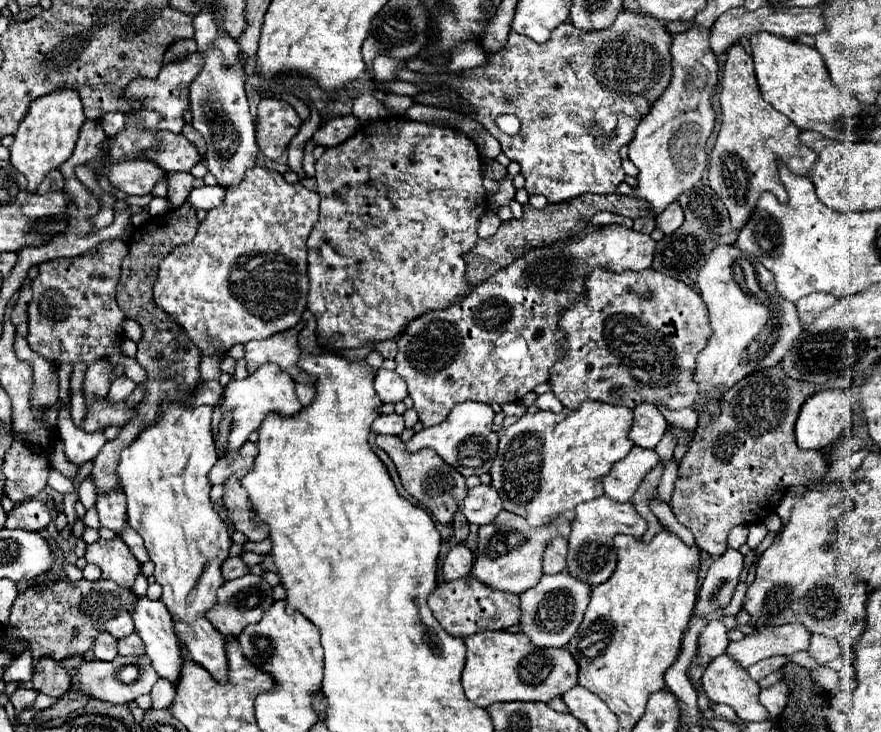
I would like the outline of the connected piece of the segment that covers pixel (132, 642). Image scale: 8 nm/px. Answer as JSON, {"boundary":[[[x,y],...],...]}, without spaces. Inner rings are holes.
{"boundary":[[[134,633],[134,635],[128,635],[118,641],[118,651],[120,651],[120,655],[144,655],[144,643]]]}

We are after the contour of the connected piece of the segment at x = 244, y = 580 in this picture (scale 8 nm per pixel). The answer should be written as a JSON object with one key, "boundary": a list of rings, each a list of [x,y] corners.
{"boundary":[[[244,575],[238,577],[234,581],[226,581],[224,587],[220,587],[218,591],[218,601],[216,607],[212,607],[212,611],[208,611],[208,617],[212,619],[212,625],[222,633],[222,635],[240,635],[248,625],[258,623],[262,619],[262,615],[272,607],[274,599],[272,599],[272,587],[260,577],[260,575]]]}

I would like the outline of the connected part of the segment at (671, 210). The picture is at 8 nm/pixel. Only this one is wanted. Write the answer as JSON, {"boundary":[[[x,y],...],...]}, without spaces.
{"boundary":[[[670,203],[658,217],[656,217],[656,229],[660,229],[664,235],[674,233],[684,223],[684,213],[678,203]]]}

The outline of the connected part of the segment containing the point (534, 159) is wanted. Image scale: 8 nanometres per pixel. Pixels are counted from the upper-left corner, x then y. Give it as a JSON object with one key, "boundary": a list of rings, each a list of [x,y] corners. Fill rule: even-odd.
{"boundary":[[[620,11],[616,21],[608,27],[608,29],[602,29],[602,31],[582,31],[578,27],[574,27],[570,21],[558,25],[550,39],[546,43],[536,43],[532,39],[528,39],[526,35],[520,35],[516,31],[510,31],[508,35],[508,43],[496,51],[496,53],[488,53],[486,55],[486,63],[480,65],[480,67],[474,67],[474,69],[464,69],[464,71],[458,71],[456,75],[446,75],[446,73],[432,73],[428,75],[428,83],[432,85],[440,85],[440,87],[450,87],[452,91],[456,91],[468,105],[468,109],[462,109],[462,113],[474,113],[474,121],[478,121],[490,135],[494,135],[498,141],[500,141],[500,147],[504,151],[504,155],[510,159],[510,161],[516,161],[520,165],[520,173],[524,175],[524,189],[528,191],[528,195],[544,195],[550,203],[564,203],[568,199],[574,199],[582,193],[614,193],[616,187],[626,179],[626,173],[622,169],[622,159],[618,155],[618,149],[622,145],[628,145],[632,141],[632,135],[634,135],[634,129],[636,125],[642,121],[644,115],[648,115],[648,111],[652,109],[652,105],[656,103],[656,99],[664,93],[664,89],[668,87],[670,79],[672,79],[672,65],[670,65],[670,43],[672,43],[672,35],[666,31],[666,27],[656,21],[656,19],[650,19],[648,15],[644,13],[632,13],[632,11]],[[504,113],[514,113],[522,127],[516,135],[506,135],[502,133],[494,119],[498,115],[504,115]]]}

